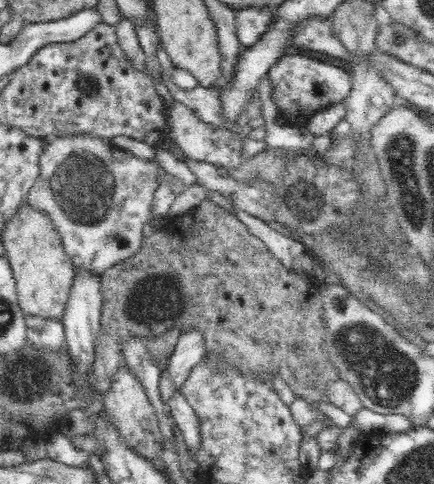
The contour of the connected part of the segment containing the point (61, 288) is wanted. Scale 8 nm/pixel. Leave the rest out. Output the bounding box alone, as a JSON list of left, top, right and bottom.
[2,200,74,320]

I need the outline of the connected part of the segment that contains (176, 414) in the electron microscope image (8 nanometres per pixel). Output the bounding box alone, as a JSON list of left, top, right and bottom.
[168,392,202,456]

